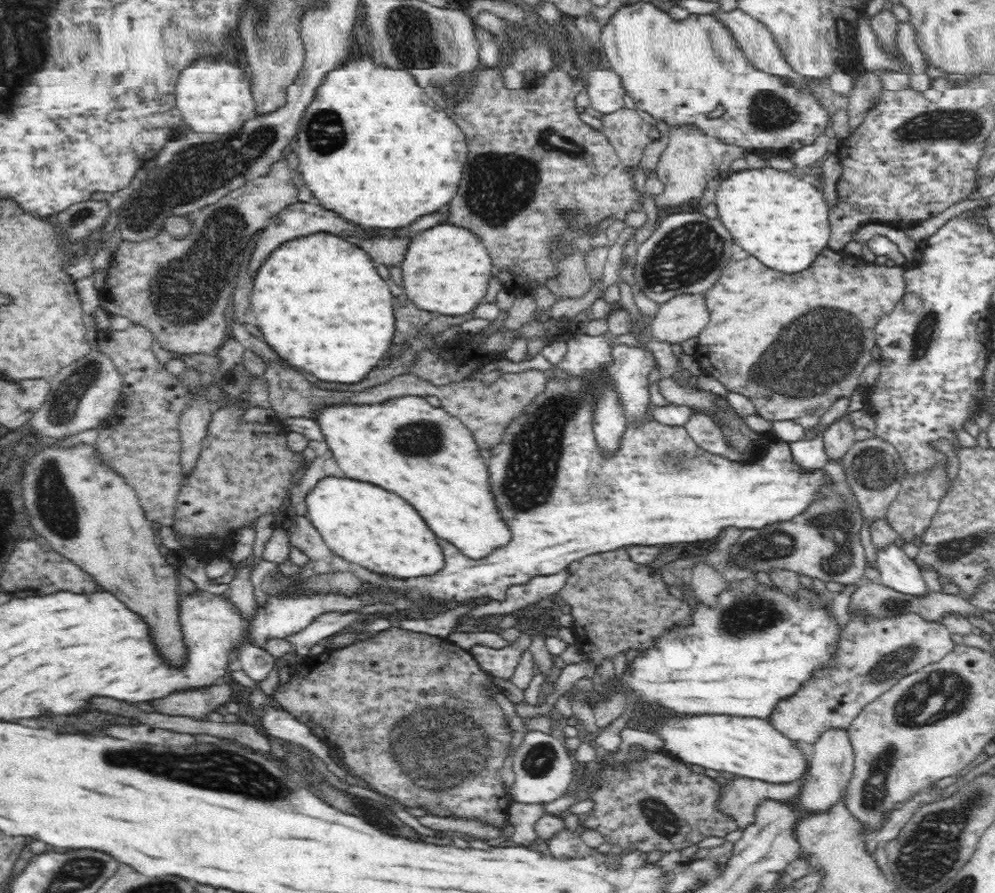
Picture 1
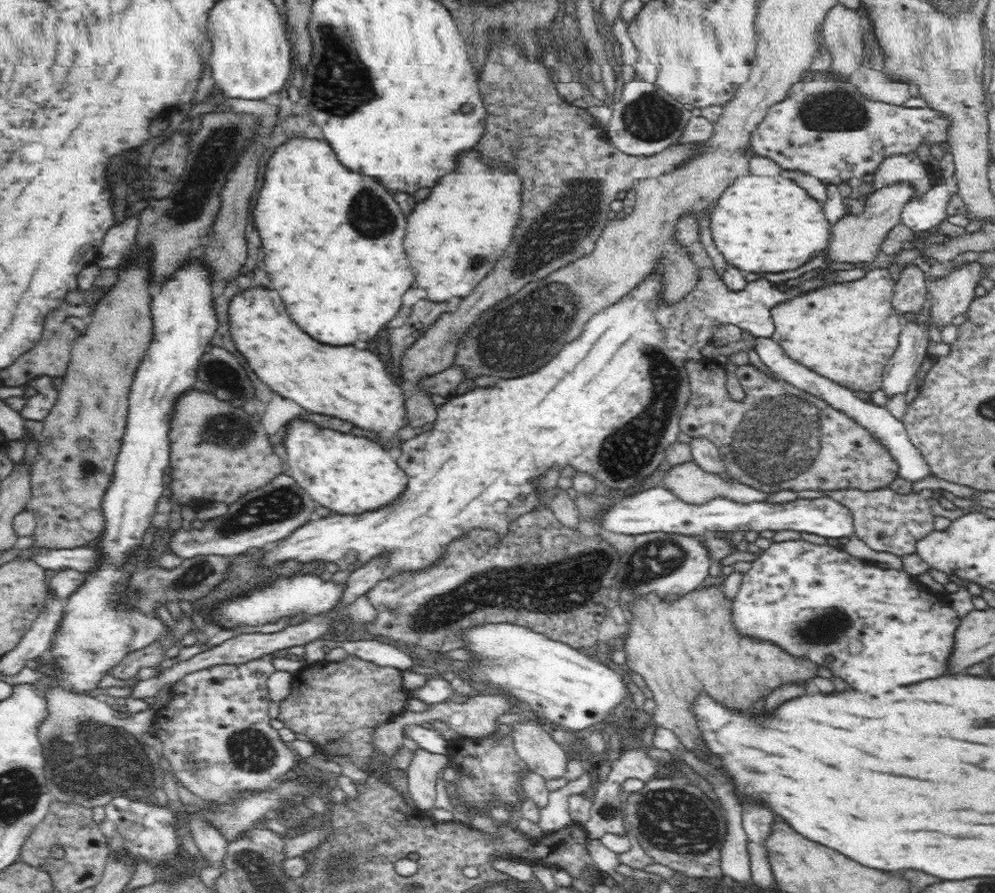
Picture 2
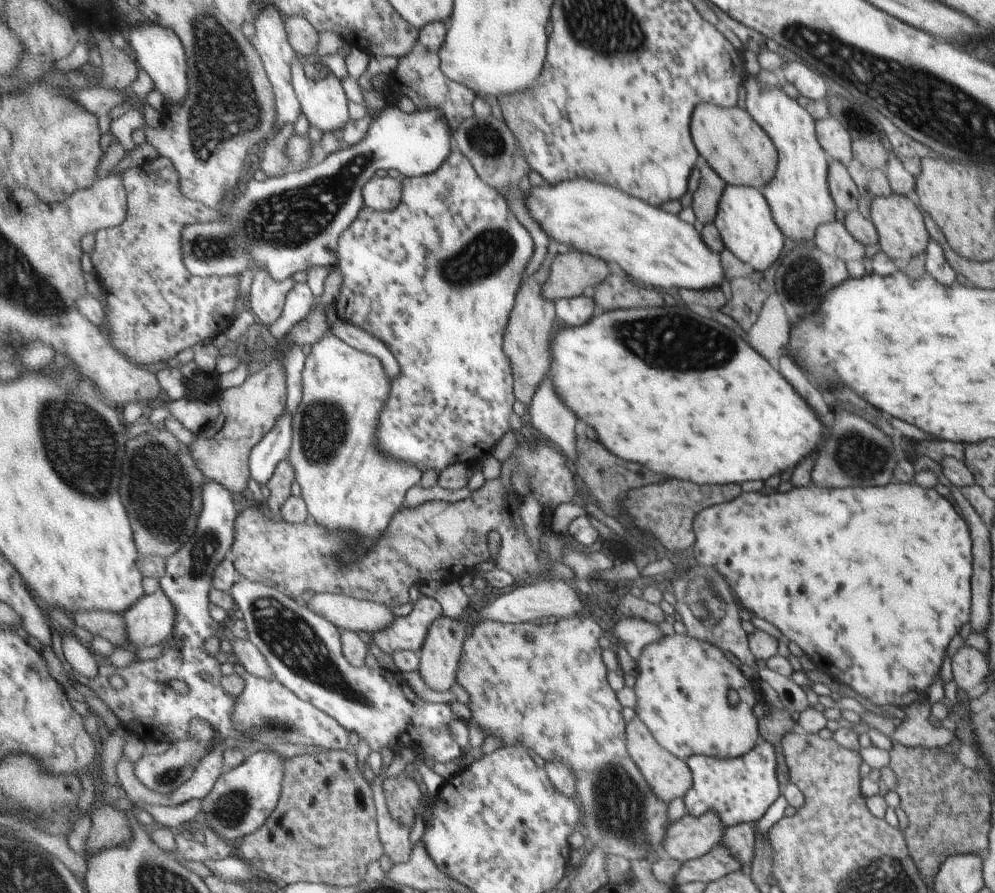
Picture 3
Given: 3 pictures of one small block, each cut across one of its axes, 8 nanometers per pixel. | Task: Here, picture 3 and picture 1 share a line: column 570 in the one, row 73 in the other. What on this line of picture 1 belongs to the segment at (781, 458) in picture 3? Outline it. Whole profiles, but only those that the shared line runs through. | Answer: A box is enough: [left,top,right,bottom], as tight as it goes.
[296,56,466,228]

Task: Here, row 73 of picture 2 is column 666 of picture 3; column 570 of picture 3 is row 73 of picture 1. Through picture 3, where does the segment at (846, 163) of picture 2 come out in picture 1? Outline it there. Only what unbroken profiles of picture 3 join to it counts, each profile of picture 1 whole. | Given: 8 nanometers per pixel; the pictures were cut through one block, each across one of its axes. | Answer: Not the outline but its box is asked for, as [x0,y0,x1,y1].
[599,1,830,156]

